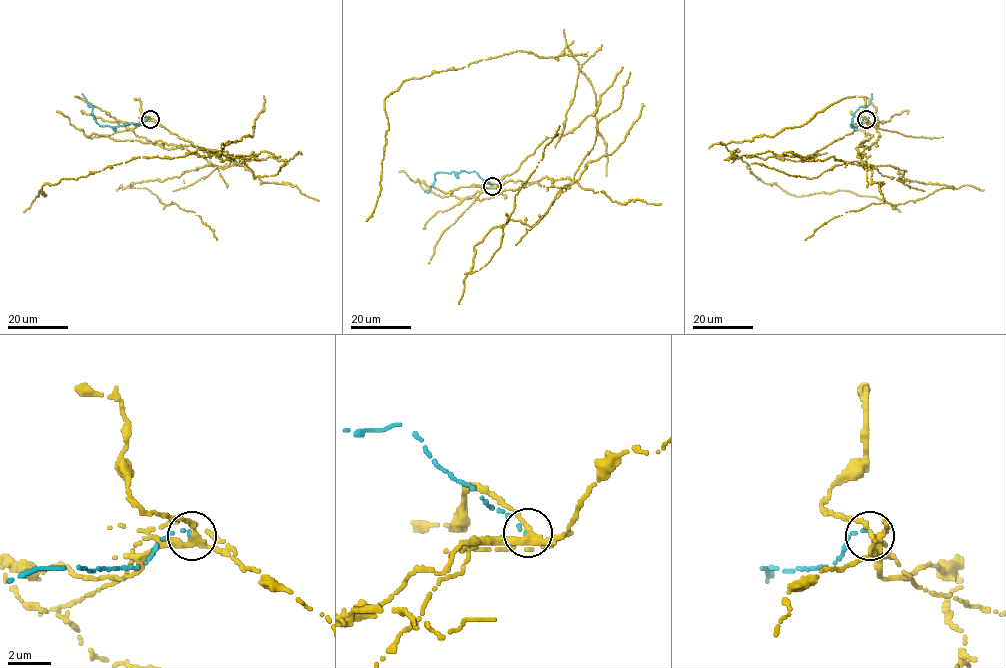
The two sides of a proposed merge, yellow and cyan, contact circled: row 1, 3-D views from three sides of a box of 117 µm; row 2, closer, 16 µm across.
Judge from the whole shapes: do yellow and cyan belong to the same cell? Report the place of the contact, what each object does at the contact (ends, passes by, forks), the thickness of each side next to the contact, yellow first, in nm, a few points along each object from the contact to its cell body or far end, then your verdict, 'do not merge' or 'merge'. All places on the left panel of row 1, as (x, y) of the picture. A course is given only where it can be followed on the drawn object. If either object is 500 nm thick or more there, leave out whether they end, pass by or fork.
at (150, 119); yellow forks there; cyan ends there; 280 nm thick on the yellow side, 130 nm on the other; yellow runs (149, 119), (223, 161), (246, 158), (200, 149), (137, 157), (45, 183), (45, 196), (39, 190), (24, 212); cyan runs (149, 119), (140, 123), (100, 126), (92, 114), (92, 107), (82, 93); do not merge

